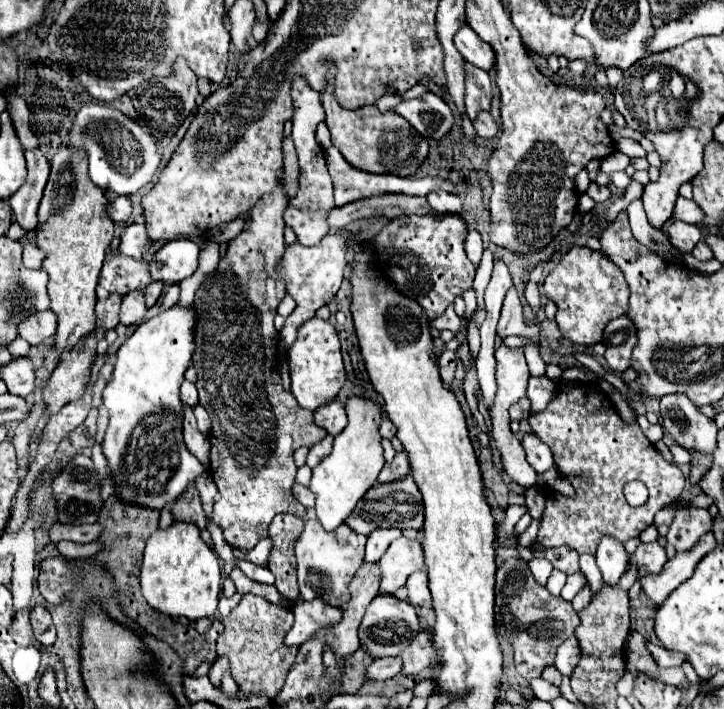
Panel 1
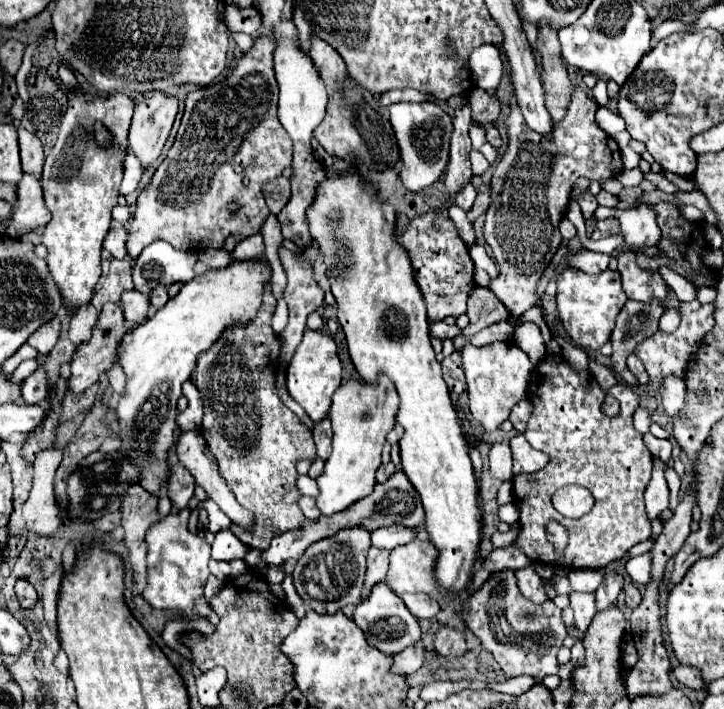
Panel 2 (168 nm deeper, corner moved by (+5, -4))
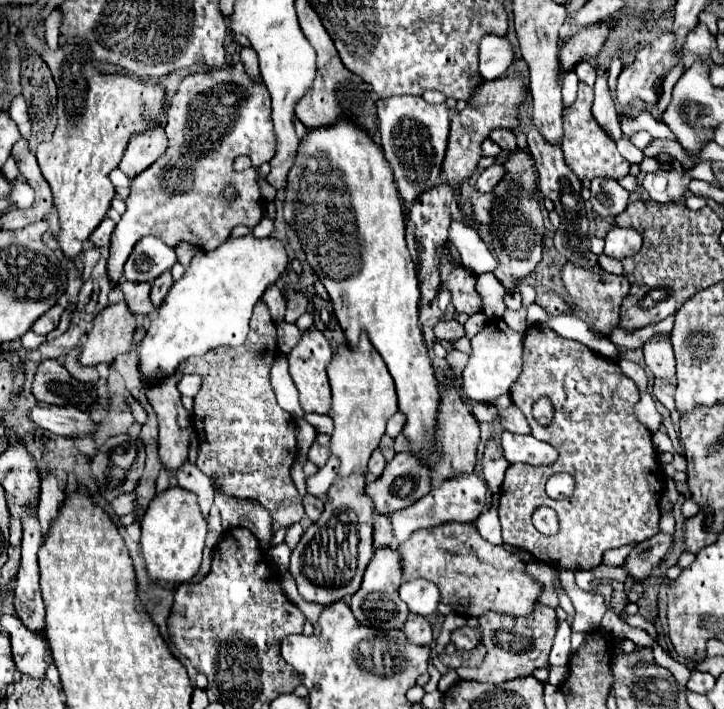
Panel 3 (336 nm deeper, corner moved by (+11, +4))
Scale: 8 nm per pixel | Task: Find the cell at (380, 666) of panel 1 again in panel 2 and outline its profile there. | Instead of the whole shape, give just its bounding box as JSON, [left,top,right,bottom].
[393,643,425,675]

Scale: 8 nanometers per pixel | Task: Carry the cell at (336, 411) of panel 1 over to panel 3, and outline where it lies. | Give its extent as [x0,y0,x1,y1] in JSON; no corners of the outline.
[307,433,329,467]

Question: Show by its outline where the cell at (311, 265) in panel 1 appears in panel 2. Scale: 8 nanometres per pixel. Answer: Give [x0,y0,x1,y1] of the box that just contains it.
[279,247,323,363]

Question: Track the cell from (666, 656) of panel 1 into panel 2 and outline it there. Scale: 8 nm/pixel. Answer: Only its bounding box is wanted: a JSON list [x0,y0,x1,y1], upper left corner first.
[675,665,705,691]

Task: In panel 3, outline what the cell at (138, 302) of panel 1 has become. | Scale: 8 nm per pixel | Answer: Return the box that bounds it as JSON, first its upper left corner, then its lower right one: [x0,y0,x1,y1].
[119,281,155,315]

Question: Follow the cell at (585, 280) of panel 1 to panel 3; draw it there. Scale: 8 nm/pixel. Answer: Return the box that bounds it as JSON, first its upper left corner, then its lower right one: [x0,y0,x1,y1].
[561,263,629,335]

